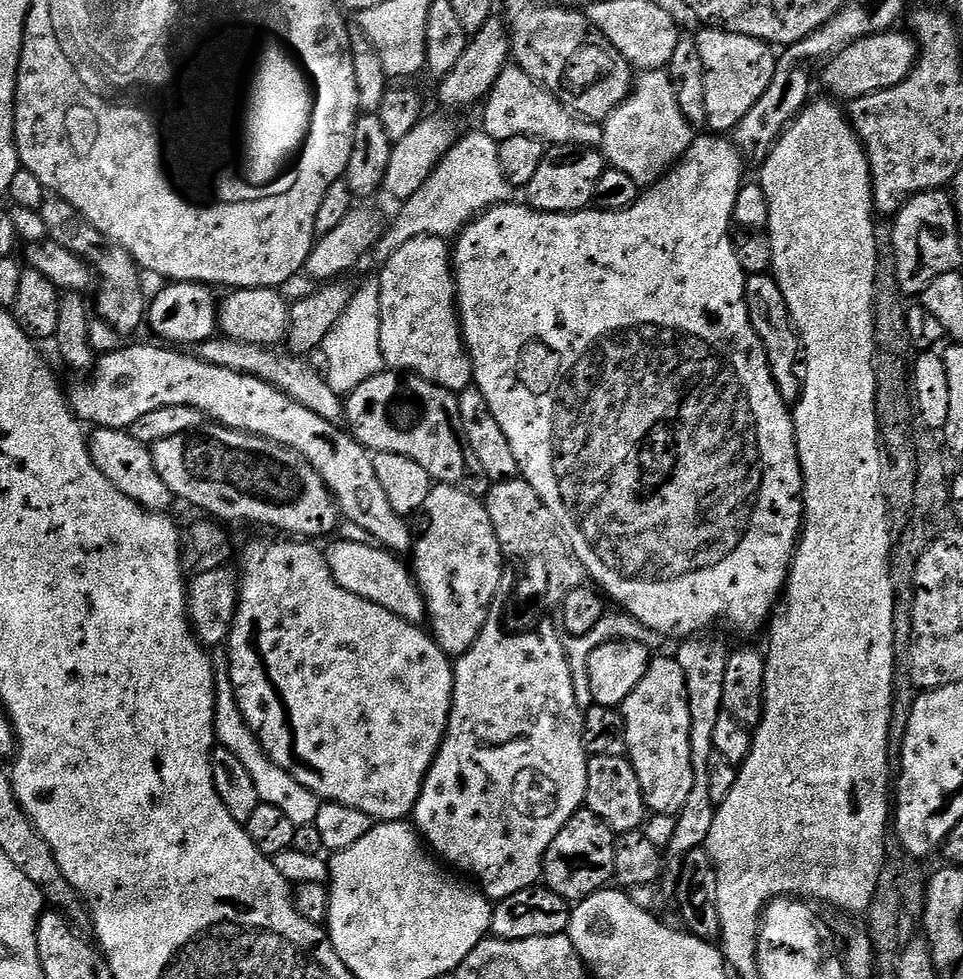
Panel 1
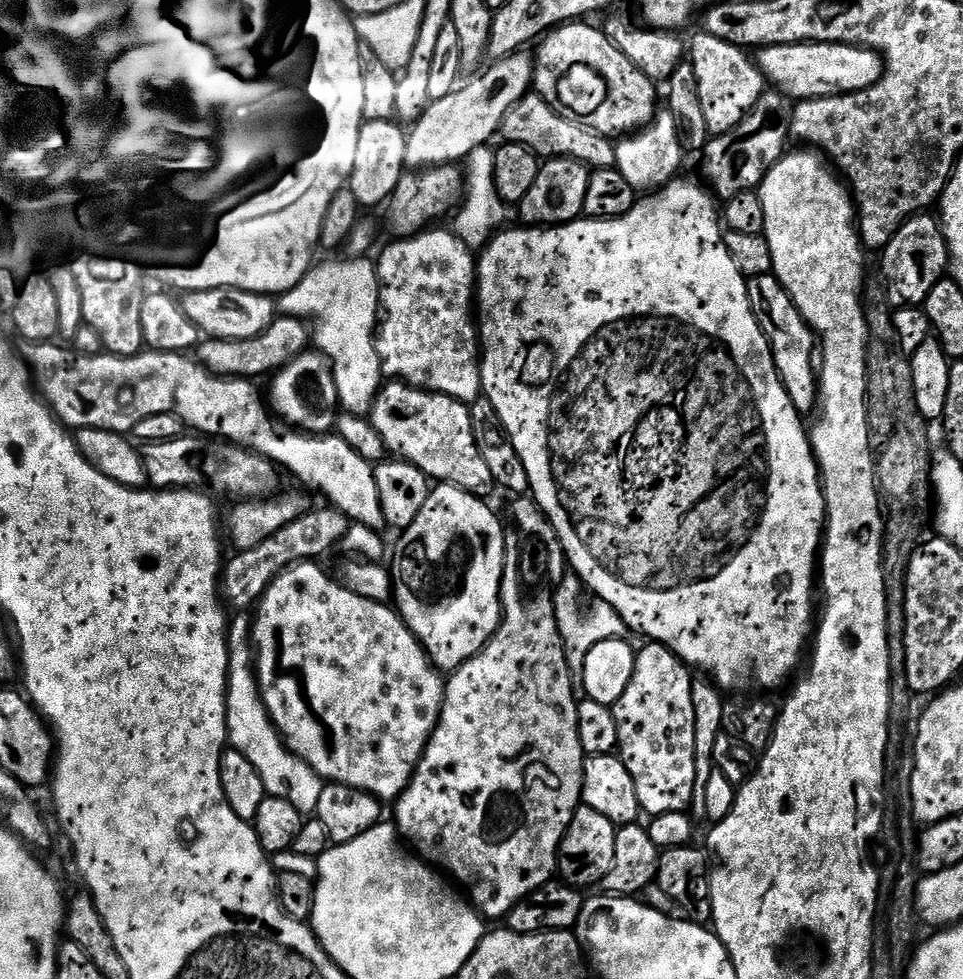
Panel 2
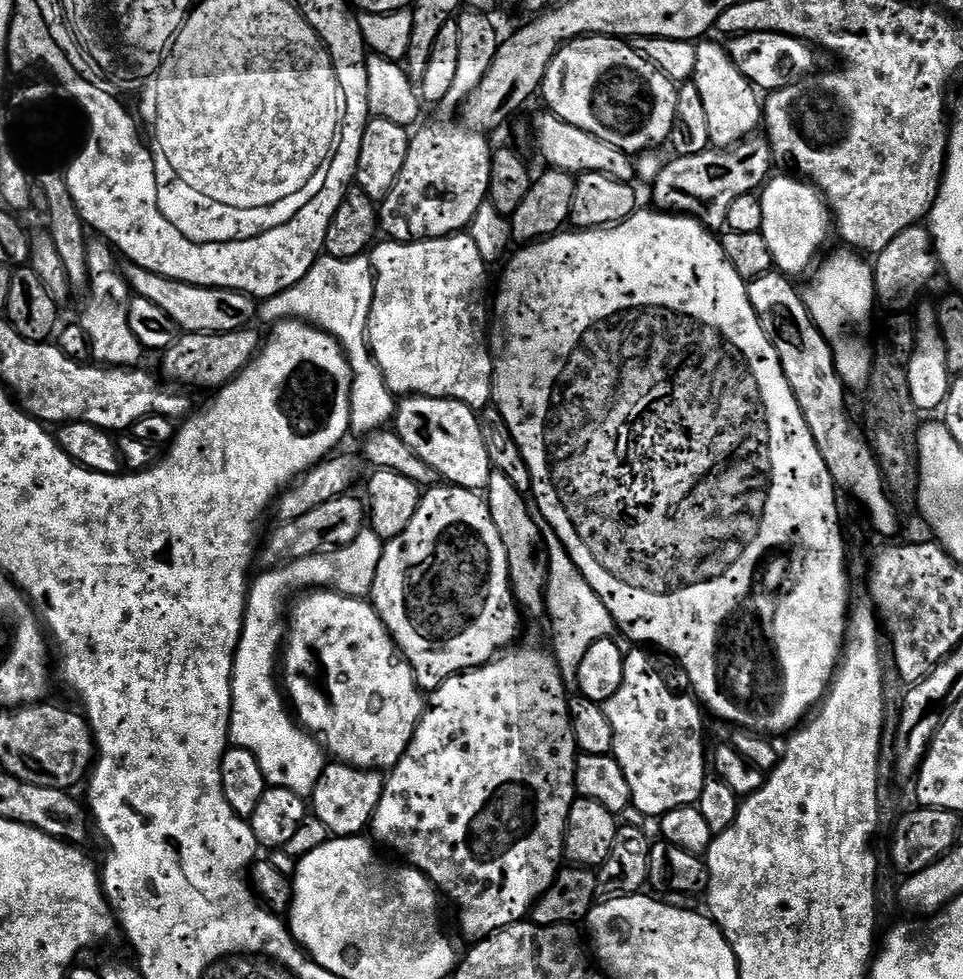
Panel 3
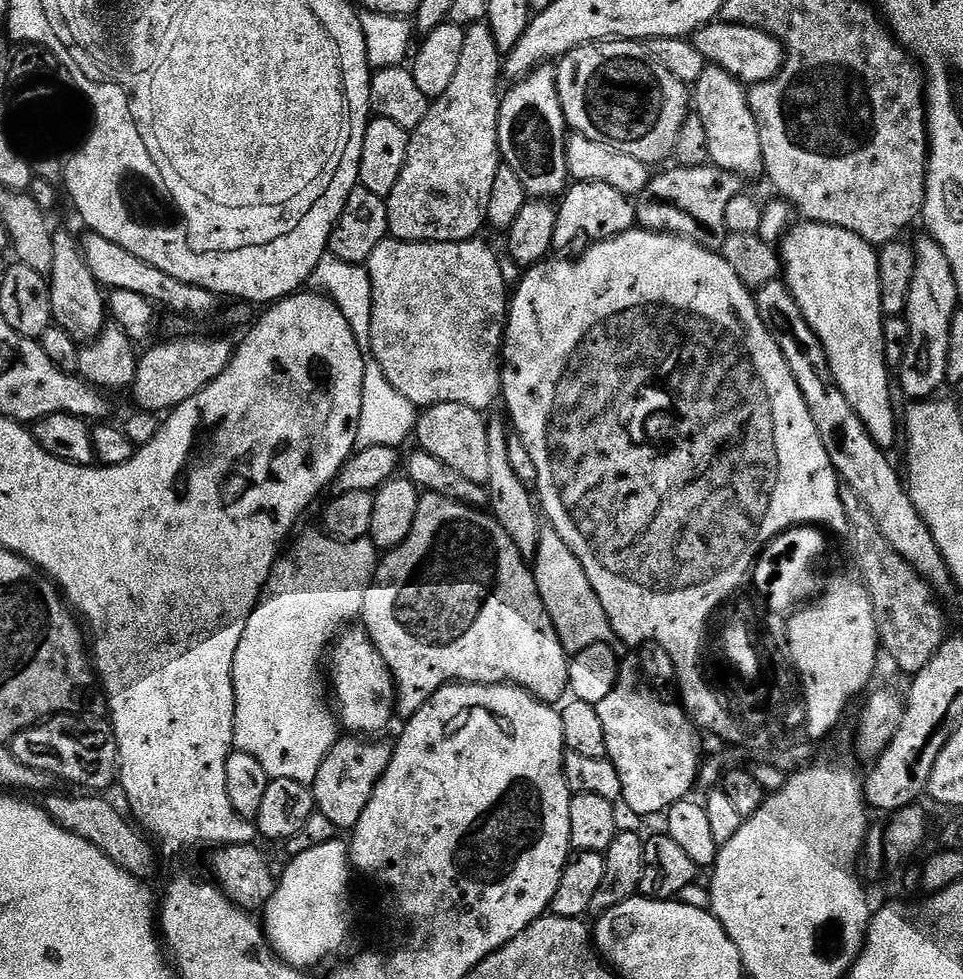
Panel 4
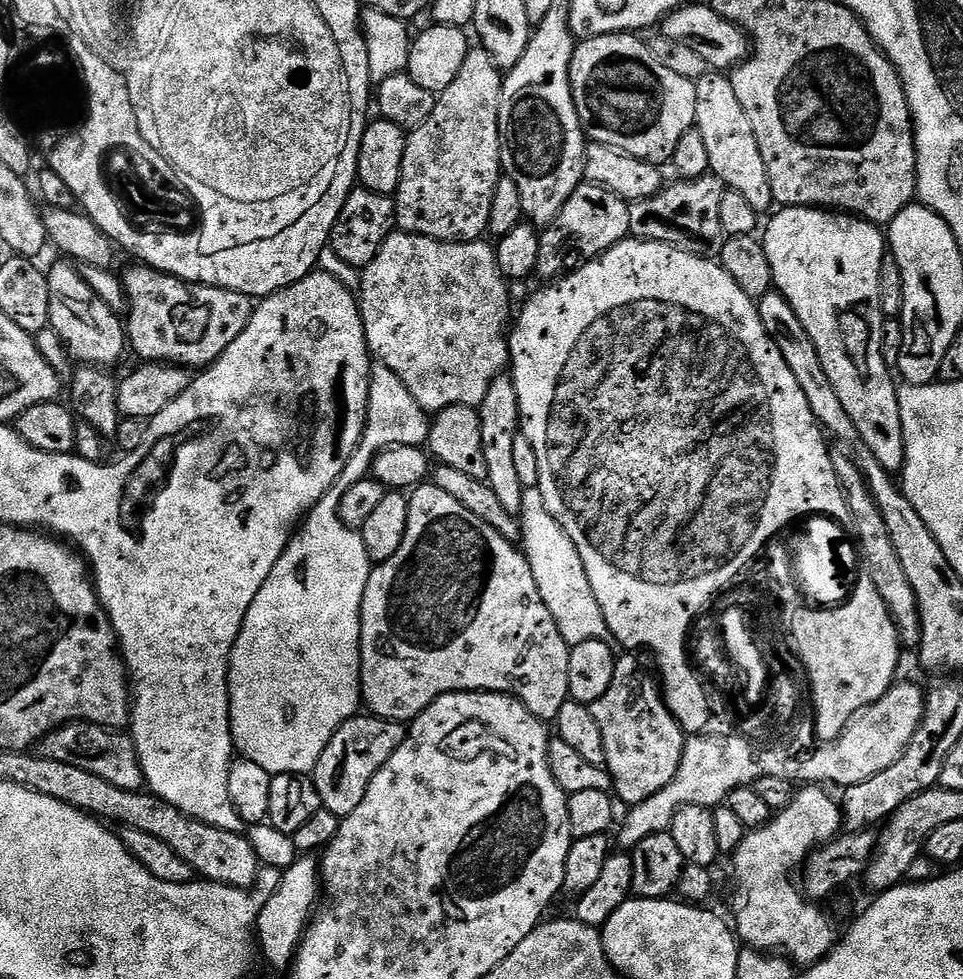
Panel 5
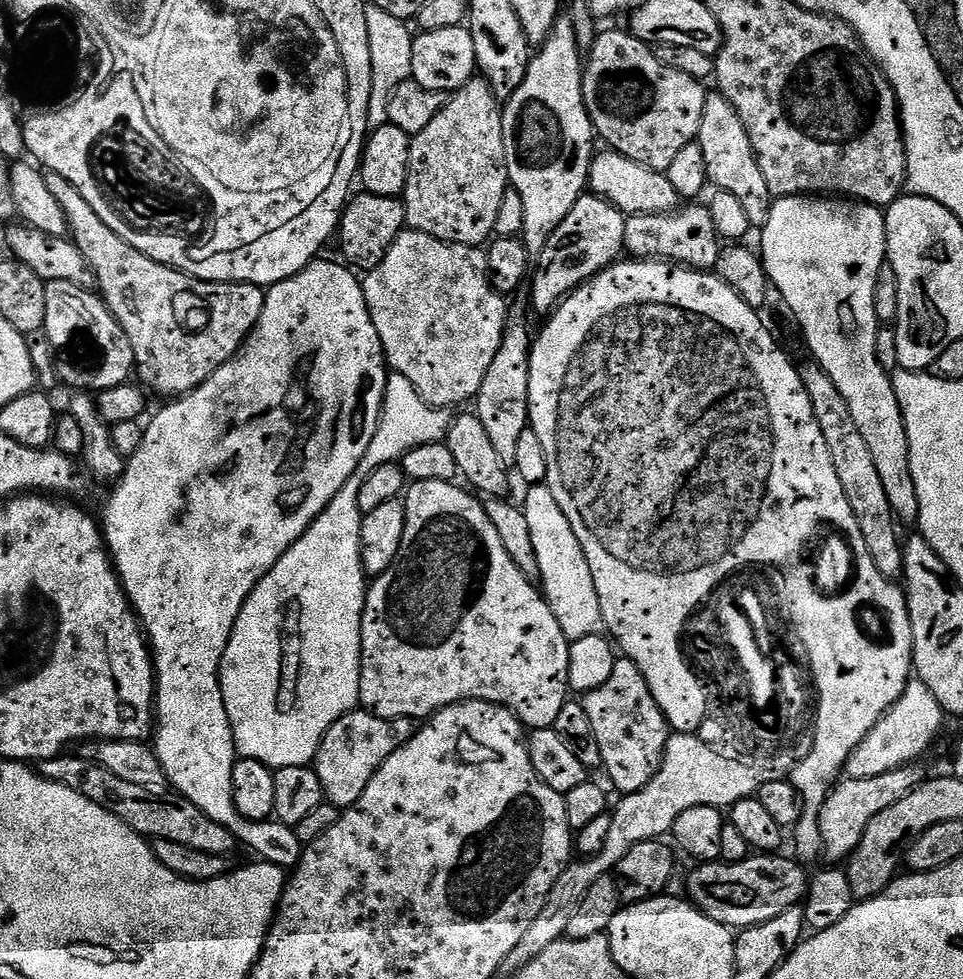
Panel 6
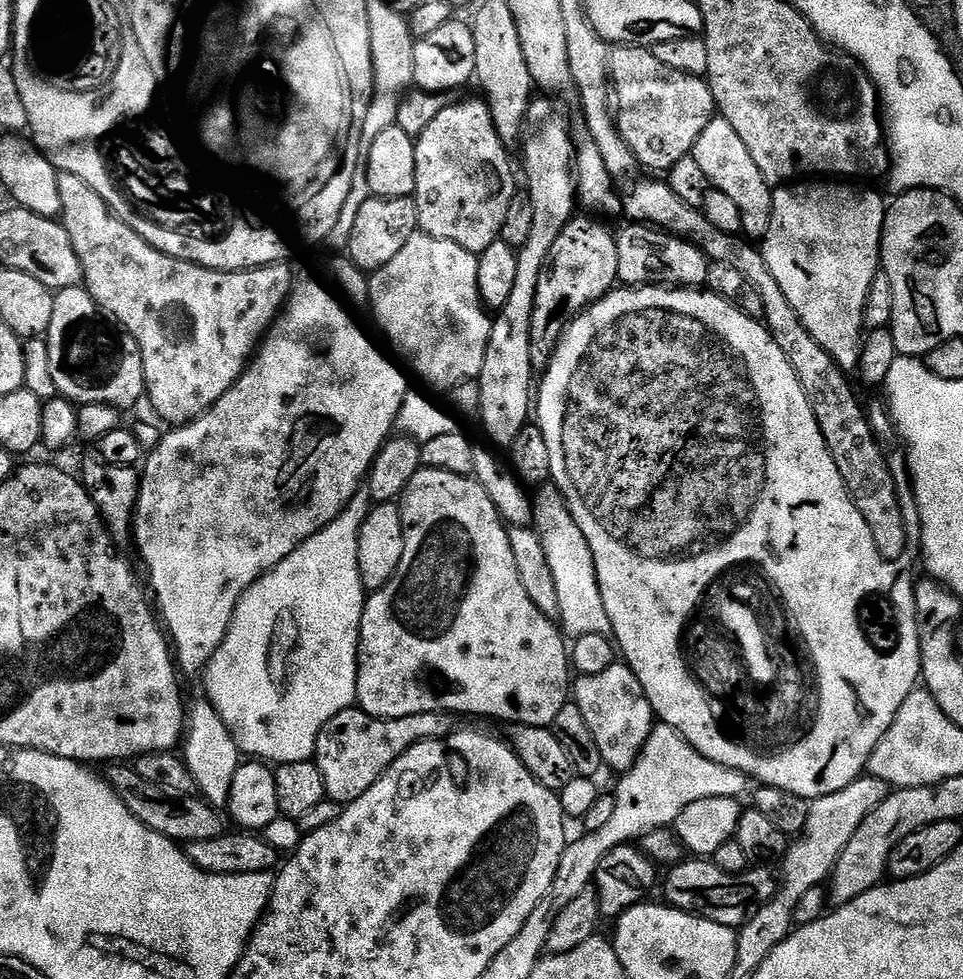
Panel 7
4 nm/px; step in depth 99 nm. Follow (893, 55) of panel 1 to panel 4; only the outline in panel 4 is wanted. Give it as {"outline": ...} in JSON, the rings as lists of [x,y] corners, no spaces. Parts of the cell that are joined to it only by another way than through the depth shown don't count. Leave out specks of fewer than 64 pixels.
{"outline":[[[713,22],[693,32],[690,39],[698,54],[702,54],[709,65],[726,70],[745,86],[774,78],[784,65],[784,47],[769,32],[750,26]]]}

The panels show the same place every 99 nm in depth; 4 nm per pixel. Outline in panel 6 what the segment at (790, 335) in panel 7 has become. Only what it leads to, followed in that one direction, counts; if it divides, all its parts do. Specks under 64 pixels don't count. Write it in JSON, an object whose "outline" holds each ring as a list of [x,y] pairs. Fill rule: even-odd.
{"outline":[[[597,151],[593,155],[588,171],[588,188],[591,195],[600,196],[606,202],[610,202],[623,212],[625,217],[676,211],[682,198],[674,190],[674,186],[670,186],[667,174],[642,166],[634,162],[634,158],[626,158],[620,152],[603,151]],[[807,363],[799,365],[802,386],[806,386],[806,394],[810,394],[814,418],[818,418],[818,426],[822,426],[822,438],[826,438],[834,470],[838,470],[838,482],[842,482],[842,490],[850,502],[850,510],[854,510],[854,518],[858,518],[858,530],[862,530],[866,550],[870,550],[874,566],[878,566],[878,570],[882,570],[884,576],[899,577],[904,571],[902,536],[896,533],[898,521],[892,512],[890,498],[886,498],[886,489],[882,487],[878,469],[874,466],[874,457],[870,455],[866,441],[858,431],[854,417],[850,415],[850,406],[846,406],[846,398],[842,398],[838,386],[830,382],[830,374],[826,374],[826,370],[822,370],[820,364]]]}

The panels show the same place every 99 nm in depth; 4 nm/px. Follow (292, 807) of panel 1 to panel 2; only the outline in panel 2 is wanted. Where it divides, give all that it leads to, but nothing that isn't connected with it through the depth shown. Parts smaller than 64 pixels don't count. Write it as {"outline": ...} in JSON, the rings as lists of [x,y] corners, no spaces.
{"outline":[[[247,615],[237,616],[240,617],[231,621],[228,630],[228,744],[231,751],[240,752],[242,758],[249,760],[250,766],[258,770],[258,778],[262,778],[267,795],[290,802],[290,806],[299,812],[315,813],[325,781],[287,748],[264,709],[260,688],[256,685],[252,625],[249,617],[244,617]]]}

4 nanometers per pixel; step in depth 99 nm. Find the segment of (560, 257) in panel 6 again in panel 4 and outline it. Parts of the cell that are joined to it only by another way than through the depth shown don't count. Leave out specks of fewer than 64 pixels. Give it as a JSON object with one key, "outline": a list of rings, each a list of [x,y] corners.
{"outline":[[[576,182],[563,193],[559,201],[552,246],[556,250],[568,248],[579,238],[580,232],[585,232],[589,241],[599,242],[631,232],[636,227],[636,205],[633,197],[622,194],[622,190],[614,190],[614,186],[606,186],[606,182]]]}

